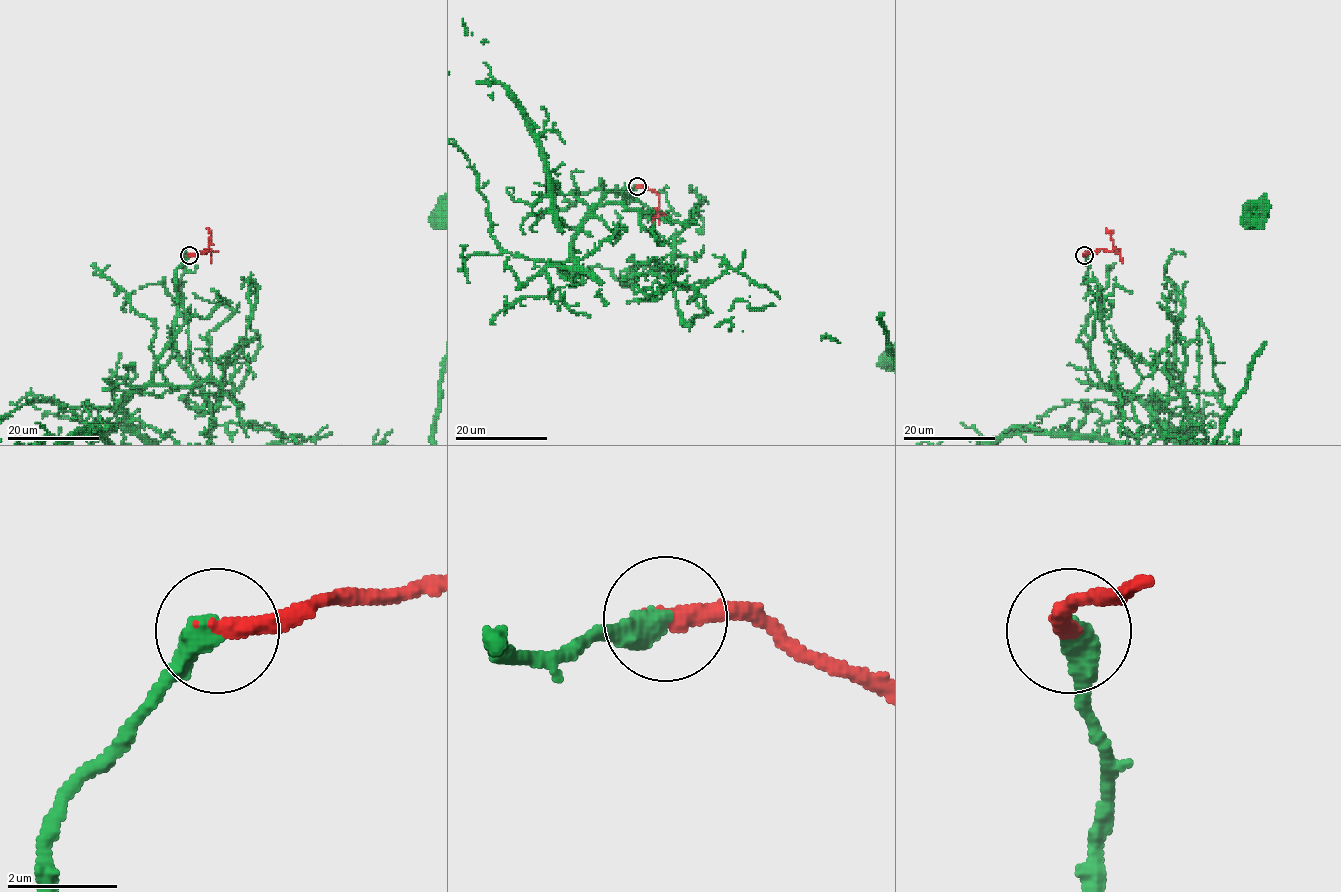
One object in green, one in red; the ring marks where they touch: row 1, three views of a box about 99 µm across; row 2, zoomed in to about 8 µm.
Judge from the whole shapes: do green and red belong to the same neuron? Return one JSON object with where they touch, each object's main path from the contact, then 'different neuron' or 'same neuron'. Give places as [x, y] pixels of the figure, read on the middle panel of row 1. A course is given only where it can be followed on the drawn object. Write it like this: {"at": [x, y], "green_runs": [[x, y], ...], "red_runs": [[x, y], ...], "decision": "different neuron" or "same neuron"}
{"at": [637, 186], "red_runs": [[638, 187], [650, 189], [658, 196], [657, 216], [655, 209]], "decision": "same neuron"}

